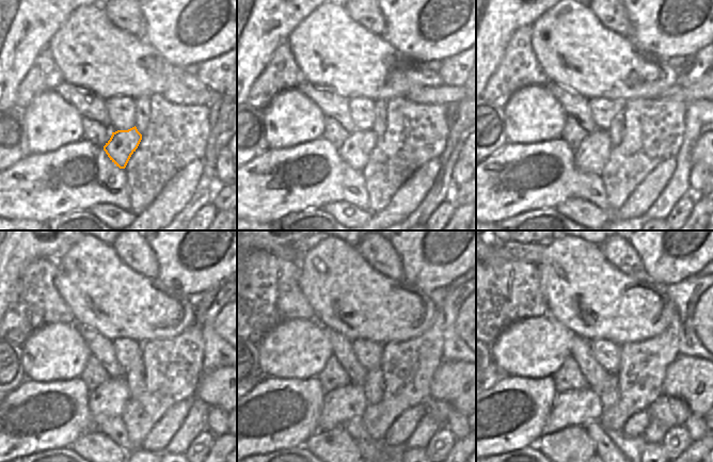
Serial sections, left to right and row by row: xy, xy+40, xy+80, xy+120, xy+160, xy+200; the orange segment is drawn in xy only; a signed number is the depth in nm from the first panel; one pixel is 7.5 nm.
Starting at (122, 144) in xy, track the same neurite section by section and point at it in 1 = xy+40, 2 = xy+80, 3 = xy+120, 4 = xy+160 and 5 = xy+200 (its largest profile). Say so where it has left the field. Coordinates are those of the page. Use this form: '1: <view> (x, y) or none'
1: xy+40 (354, 152)
2: xy+80 (591, 155)
3: xy+120 (109, 399)
4: xy+160 (341, 405)
5: xy+200 (571, 408)

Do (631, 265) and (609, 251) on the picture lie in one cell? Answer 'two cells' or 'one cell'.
one cell

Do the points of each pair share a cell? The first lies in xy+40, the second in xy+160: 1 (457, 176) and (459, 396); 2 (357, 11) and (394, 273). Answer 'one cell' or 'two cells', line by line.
1: two cells
2: one cell

